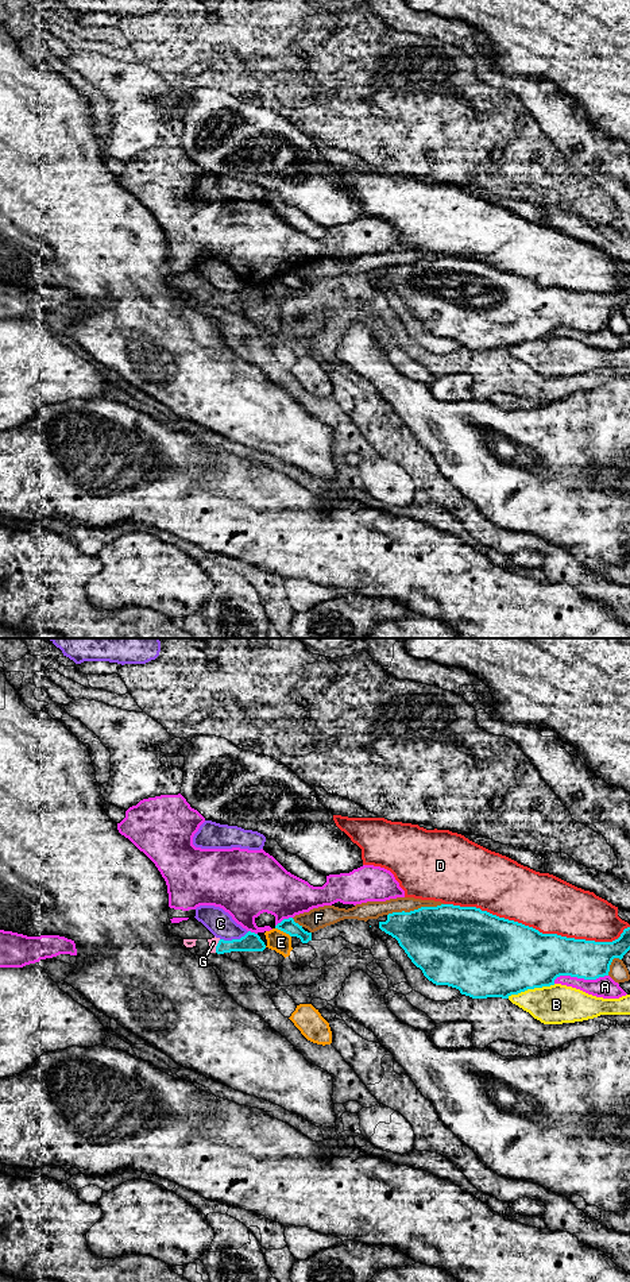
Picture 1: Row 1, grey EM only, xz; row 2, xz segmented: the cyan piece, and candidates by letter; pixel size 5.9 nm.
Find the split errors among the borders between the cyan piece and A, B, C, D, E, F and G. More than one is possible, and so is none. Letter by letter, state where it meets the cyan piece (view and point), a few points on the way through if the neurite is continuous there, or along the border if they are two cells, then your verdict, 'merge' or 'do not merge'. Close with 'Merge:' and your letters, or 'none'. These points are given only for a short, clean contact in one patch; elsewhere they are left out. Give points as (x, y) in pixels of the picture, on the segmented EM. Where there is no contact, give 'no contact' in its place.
A: meets cyan in xz at (579, 977); do not merge
B: meets cyan in xz at (530, 988); do not merge
C: meets cyan in xz at (234, 939); do not merge
D: meets cyan in xz at (537, 930); do not merge
E: meets cyan in xz at (283, 931); do not merge
F: meets cyan in xz at (414, 910); do not merge
G: meets cyan in xz at (216, 946); runs through xz (250, 942), (216, 946), (213, 942); merge
Merge: G

